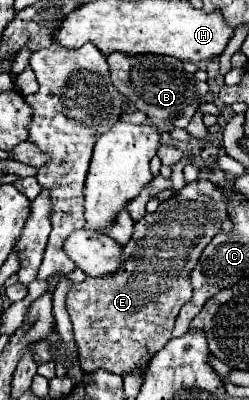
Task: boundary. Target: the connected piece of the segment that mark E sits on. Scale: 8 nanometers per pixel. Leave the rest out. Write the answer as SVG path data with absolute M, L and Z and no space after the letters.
M200 169L200 175L194 183L186 183L184 189L162 201L156 213L146 213L144 219L136 221L130 241L122 245L122 261L116 273L108 273L108 277L86 277L68 291L66 309L74 327L74 343L78 347L78 359L84 373L94 373L98 369L116 373L120 377L134 371L144 373L152 355L160 351L172 337L176 317L182 305L192 297L190 271L196 267L204 247L216 233L220 233L222 223L230 219L228 195L222 187L210 181L210 175L210 169Z

